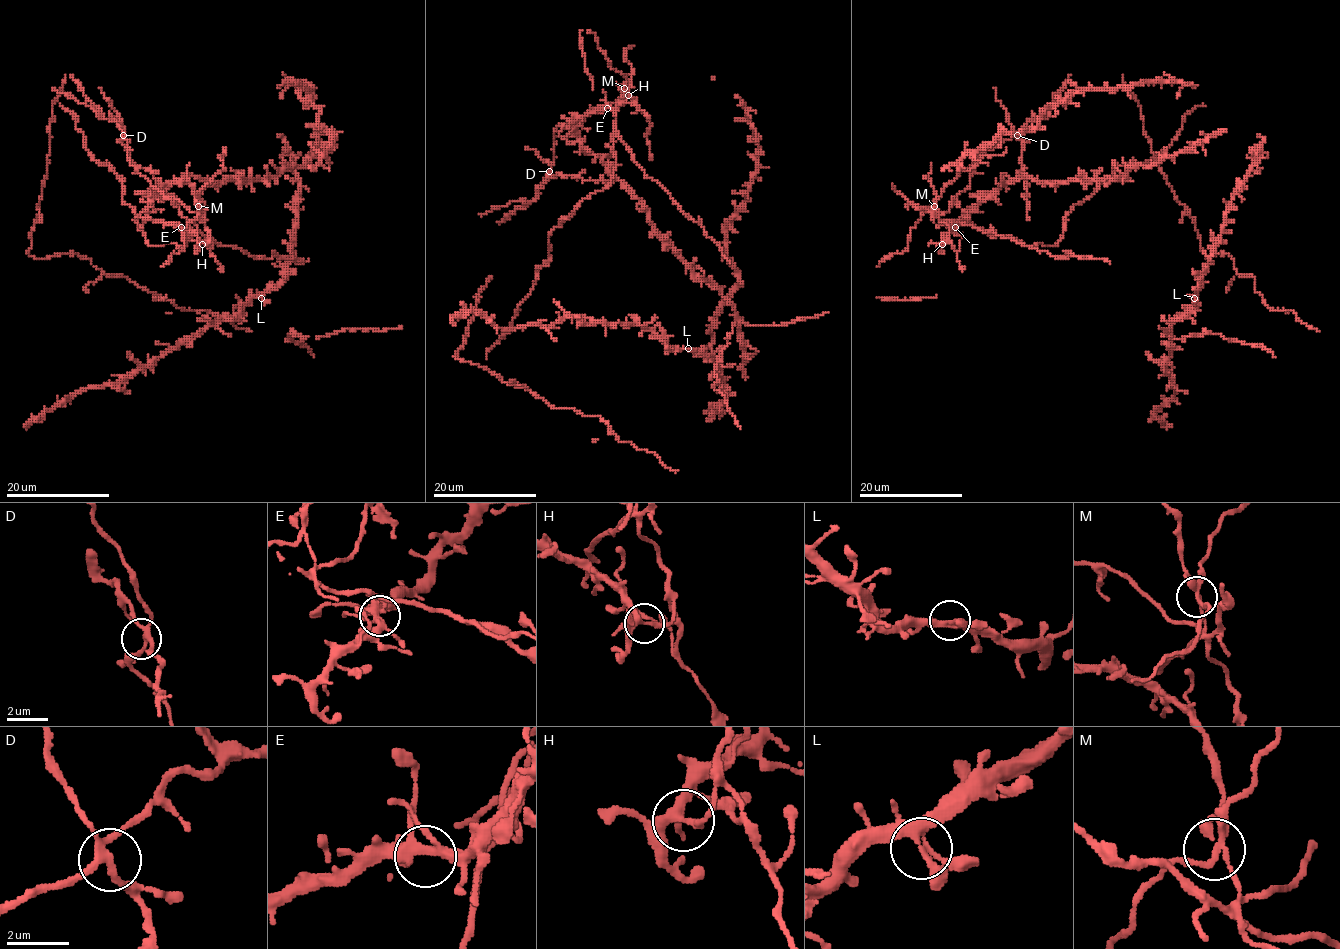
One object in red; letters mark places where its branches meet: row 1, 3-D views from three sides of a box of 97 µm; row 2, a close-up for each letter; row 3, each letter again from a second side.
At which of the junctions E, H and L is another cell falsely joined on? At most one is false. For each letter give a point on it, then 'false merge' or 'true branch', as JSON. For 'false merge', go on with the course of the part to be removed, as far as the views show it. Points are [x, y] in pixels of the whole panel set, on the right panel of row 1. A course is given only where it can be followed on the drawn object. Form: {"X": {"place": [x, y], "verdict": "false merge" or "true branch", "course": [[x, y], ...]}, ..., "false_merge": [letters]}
{"E": {"place": [955, 227], "verdict": "true branch"}, "H": {"place": [942, 244], "verdict": "false merge", "course": [[942, 244], [937, 217], [1055, 245], [1066, 214], [1117, 165], [1156, 158], [1205, 105]]}, "L": {"place": [1194, 298], "verdict": "true branch"}, "false_merge": ["H"]}

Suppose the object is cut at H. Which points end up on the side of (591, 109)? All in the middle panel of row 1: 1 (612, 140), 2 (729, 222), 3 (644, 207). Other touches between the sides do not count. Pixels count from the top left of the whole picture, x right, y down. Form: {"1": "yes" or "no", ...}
{"1": "no", "2": "yes", "3": "yes"}

